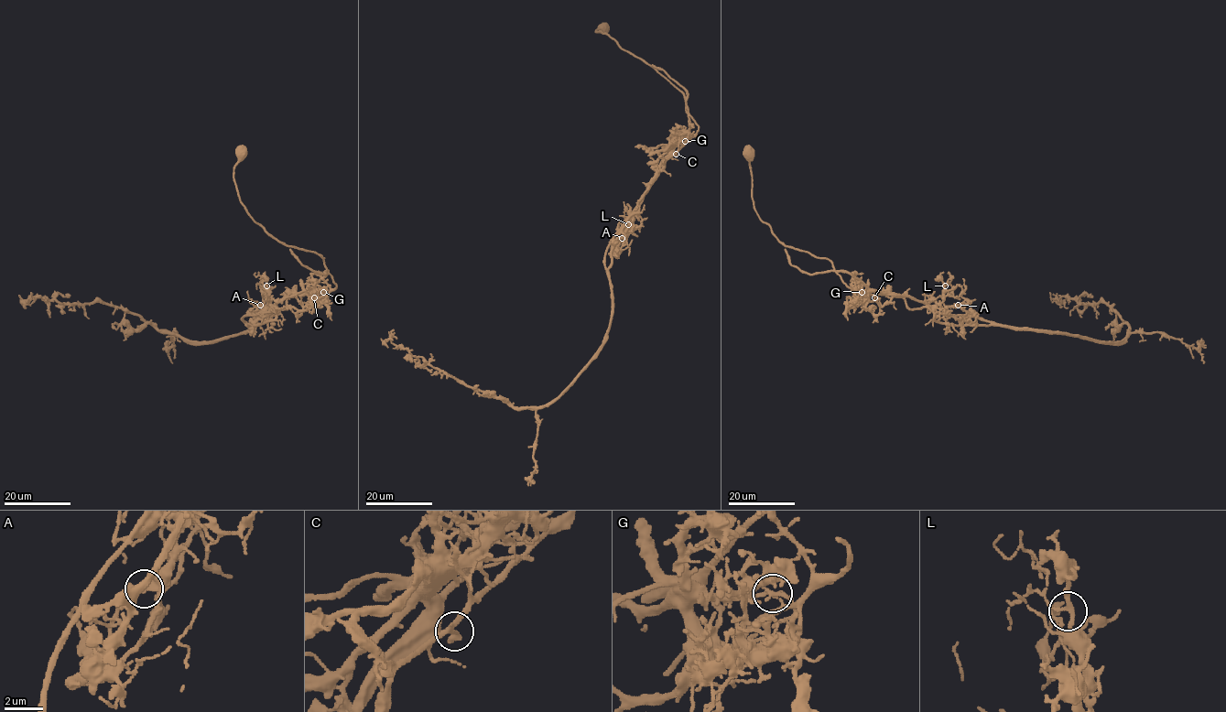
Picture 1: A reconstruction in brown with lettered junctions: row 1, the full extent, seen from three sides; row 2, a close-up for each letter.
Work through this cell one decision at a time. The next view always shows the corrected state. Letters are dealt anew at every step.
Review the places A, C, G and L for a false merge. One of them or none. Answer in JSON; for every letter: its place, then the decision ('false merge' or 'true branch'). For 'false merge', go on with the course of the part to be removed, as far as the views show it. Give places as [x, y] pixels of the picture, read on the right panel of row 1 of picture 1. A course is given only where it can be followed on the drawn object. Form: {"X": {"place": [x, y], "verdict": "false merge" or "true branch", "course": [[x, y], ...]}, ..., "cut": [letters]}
{"A": {"place": [958, 305], "verdict": "true branch"}, "C": {"place": [874, 297], "verdict": "true branch"}, "G": {"place": [862, 292], "verdict": "false merge", "course": [[862, 292], [907, 295], [938, 312], [1120, 342], [1127, 336], [1129, 326], [1123, 323], [1118, 329], [1114, 320]]}, "L": {"place": [945, 285], "verdict": "true branch"}, "cut": ["G"]}

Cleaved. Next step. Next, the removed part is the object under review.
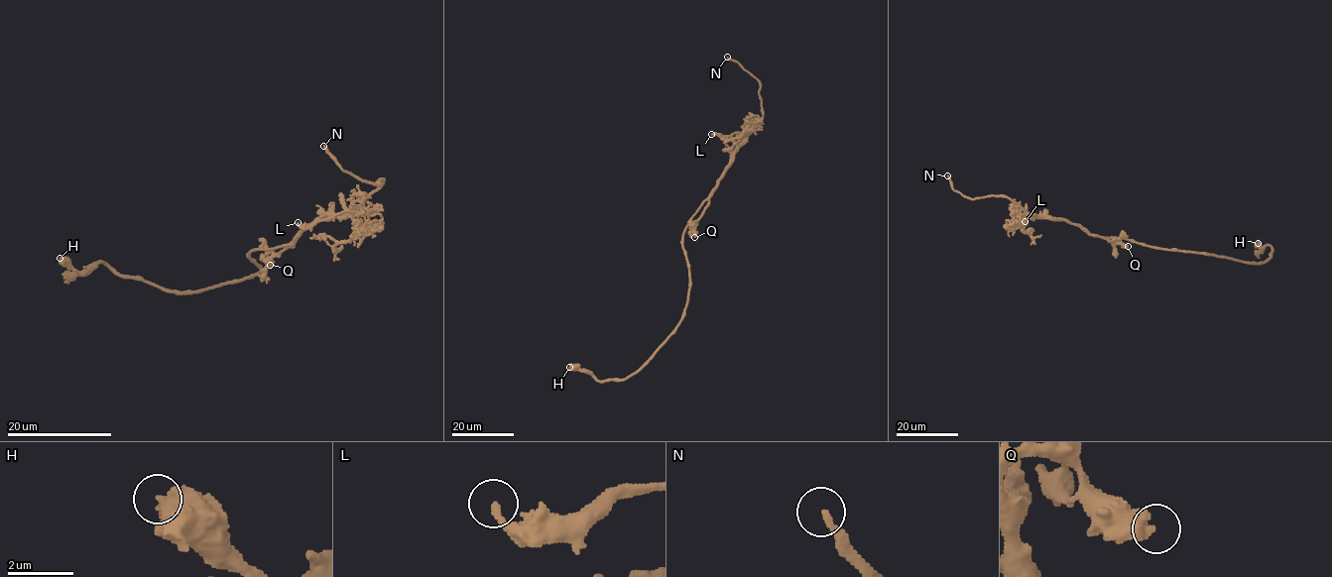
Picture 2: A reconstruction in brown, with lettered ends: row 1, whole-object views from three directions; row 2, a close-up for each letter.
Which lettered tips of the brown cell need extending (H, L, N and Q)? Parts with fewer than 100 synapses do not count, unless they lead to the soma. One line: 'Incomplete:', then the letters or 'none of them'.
Incomplete: N

